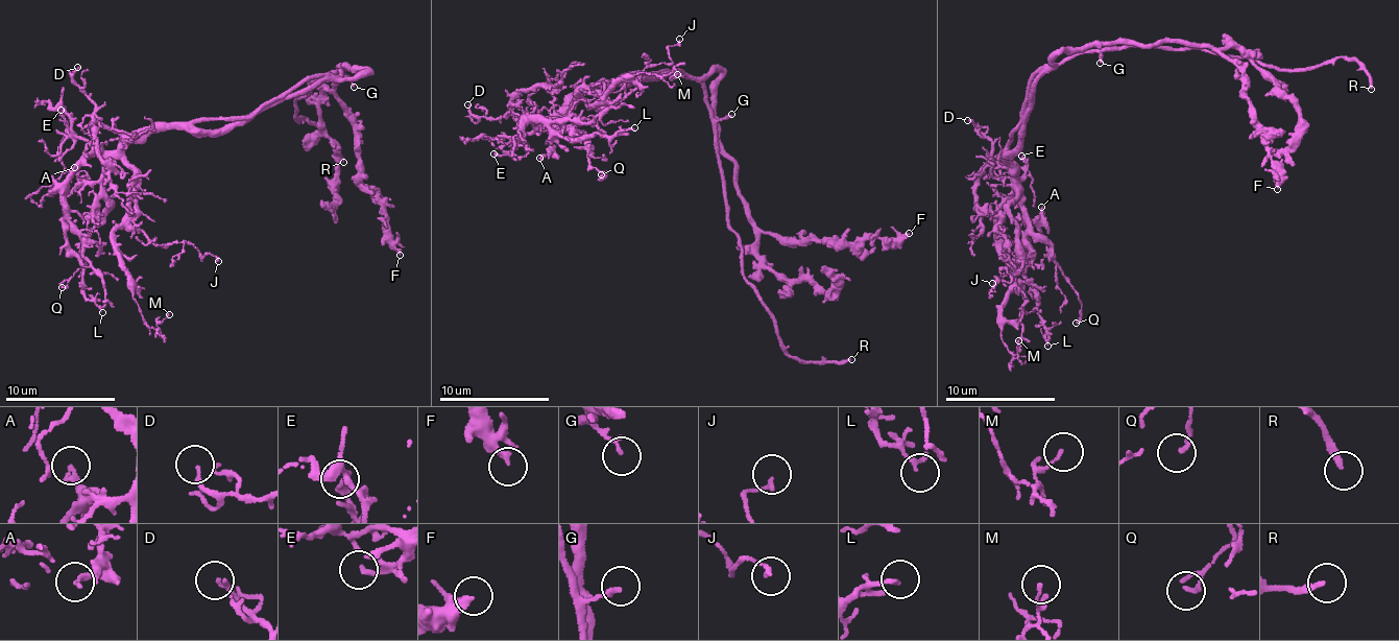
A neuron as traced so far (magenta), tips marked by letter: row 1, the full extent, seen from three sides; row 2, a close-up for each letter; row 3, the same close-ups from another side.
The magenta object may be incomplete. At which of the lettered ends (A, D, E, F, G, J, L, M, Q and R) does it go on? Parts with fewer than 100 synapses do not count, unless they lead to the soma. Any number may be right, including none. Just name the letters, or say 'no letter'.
R

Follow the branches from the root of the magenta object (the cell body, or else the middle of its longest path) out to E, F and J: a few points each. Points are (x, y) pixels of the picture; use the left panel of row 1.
E: (290, 89), (216, 131), (142, 129), (113, 149), (96, 148), (66, 126), (61, 110)
F: (290, 89), (337, 81), (340, 70), (331, 84), (353, 124), (361, 181), (400, 255)
J: (290, 89), (216, 131), (152, 129), (123, 149), (138, 174), (136, 229), (218, 261)

